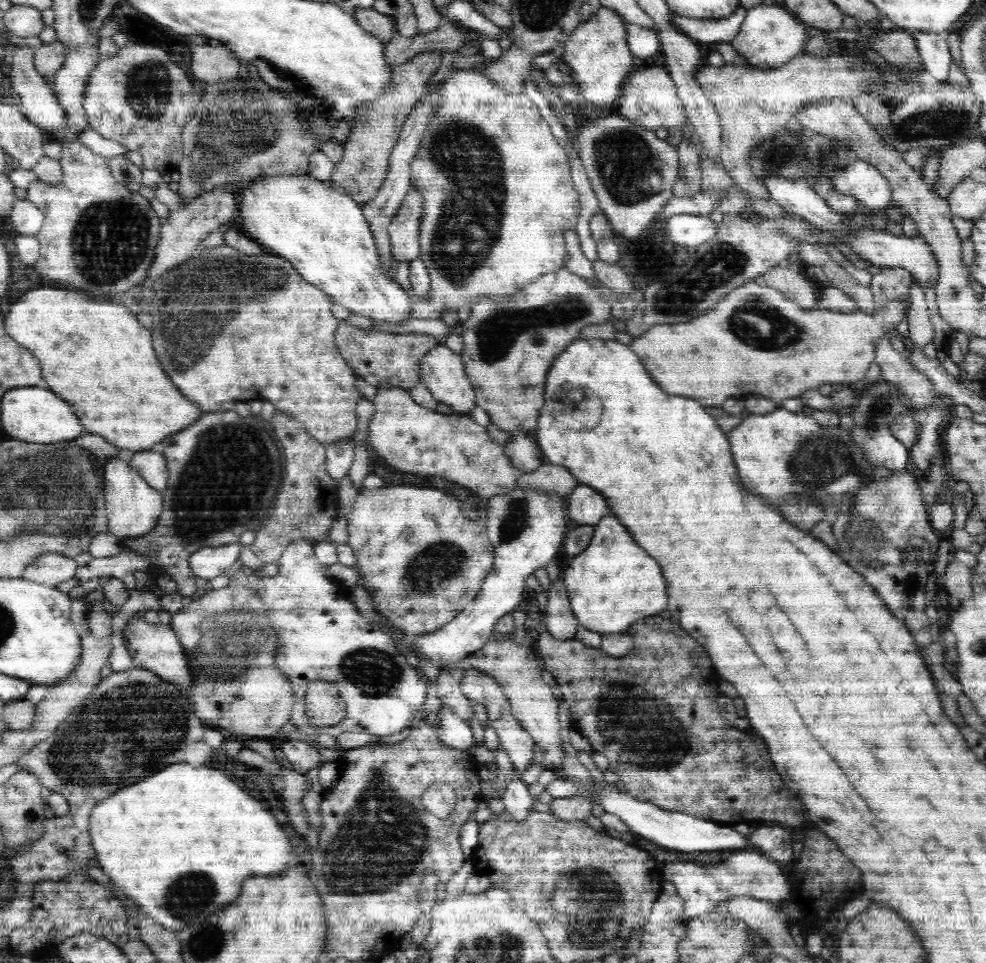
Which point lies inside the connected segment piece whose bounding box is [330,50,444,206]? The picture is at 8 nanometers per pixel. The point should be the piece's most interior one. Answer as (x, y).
(363, 167)

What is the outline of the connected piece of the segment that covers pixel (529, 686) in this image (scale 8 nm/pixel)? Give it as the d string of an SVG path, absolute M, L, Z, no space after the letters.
M488 642L481 650L473 652L464 662L457 664L456 668L452 666L442 666L442 670L460 669L464 670L478 669L482 673L488 672L488 675L494 676L500 686L503 687L504 695L512 707L513 716L519 721L535 744L544 750L542 764L546 770L553 770L554 767L564 764L564 749L562 748L562 731L560 726L558 700L554 698L553 691L548 684L544 683L543 676L540 676L540 664L538 664L537 654L534 654L534 648L528 644L512 644L512 642Z

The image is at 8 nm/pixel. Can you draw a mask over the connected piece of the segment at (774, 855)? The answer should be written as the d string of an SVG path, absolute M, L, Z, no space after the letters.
M780 825L754 827L748 839L751 846L758 846L762 852L778 864L787 864L793 844L790 829L785 829Z

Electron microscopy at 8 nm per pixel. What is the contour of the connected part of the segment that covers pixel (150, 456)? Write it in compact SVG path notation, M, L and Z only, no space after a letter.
M140 452L127 456L128 464L161 493L167 487L169 472L165 457L158 452Z

